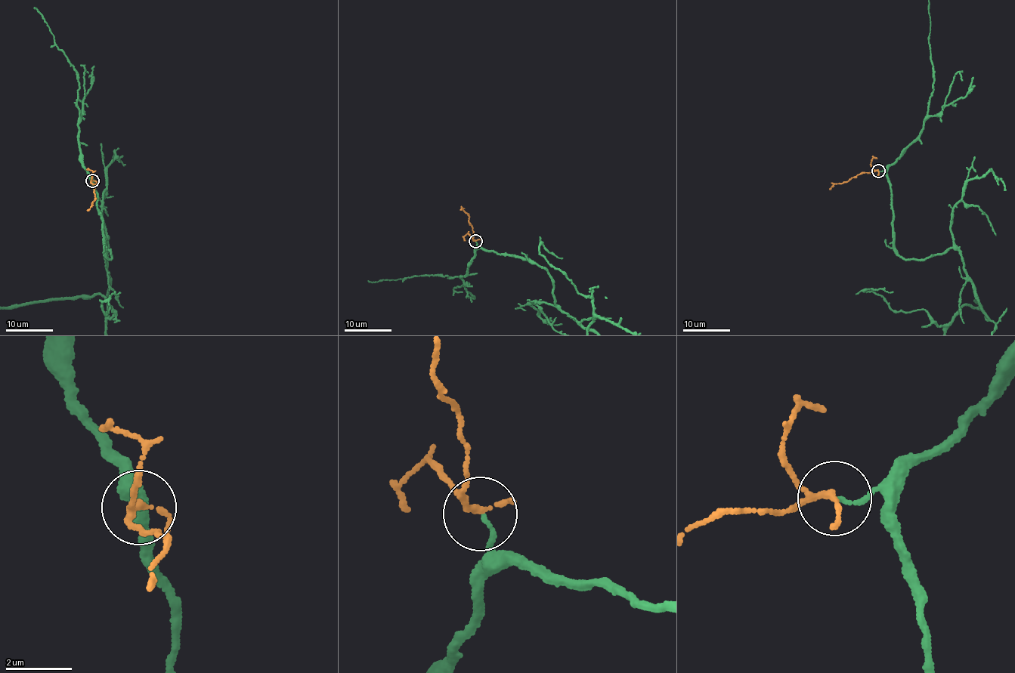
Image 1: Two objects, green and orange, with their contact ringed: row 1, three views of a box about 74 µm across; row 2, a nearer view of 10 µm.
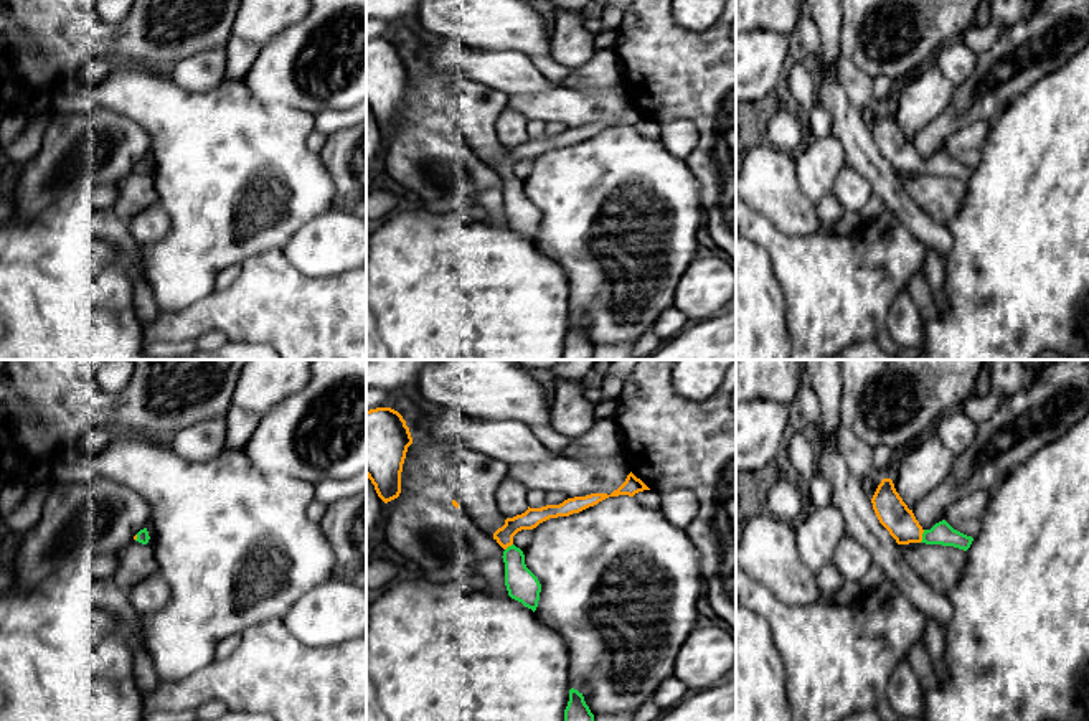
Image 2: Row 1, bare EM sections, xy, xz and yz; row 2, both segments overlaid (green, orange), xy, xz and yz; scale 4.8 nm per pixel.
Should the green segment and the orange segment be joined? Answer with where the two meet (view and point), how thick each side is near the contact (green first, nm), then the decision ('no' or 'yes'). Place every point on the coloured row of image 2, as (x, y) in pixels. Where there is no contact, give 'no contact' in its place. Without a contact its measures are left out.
yz (923, 537) | 110/160 nm | yes

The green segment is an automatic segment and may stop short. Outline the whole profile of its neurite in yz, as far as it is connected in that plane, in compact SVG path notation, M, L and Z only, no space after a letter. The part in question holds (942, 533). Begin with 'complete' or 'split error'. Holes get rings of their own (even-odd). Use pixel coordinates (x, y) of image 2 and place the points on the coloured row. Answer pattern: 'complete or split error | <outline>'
split error | M883 478L873 498L873 510L879 523L889 531L898 544L926 543L954 546L967 551L974 541L954 530L945 520L936 523L931 530L924 530L916 520L912 510L903 502L891 478Z

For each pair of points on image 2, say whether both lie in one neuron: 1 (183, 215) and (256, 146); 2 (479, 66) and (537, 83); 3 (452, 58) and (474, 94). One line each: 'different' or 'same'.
1: same
2: same
3: different

